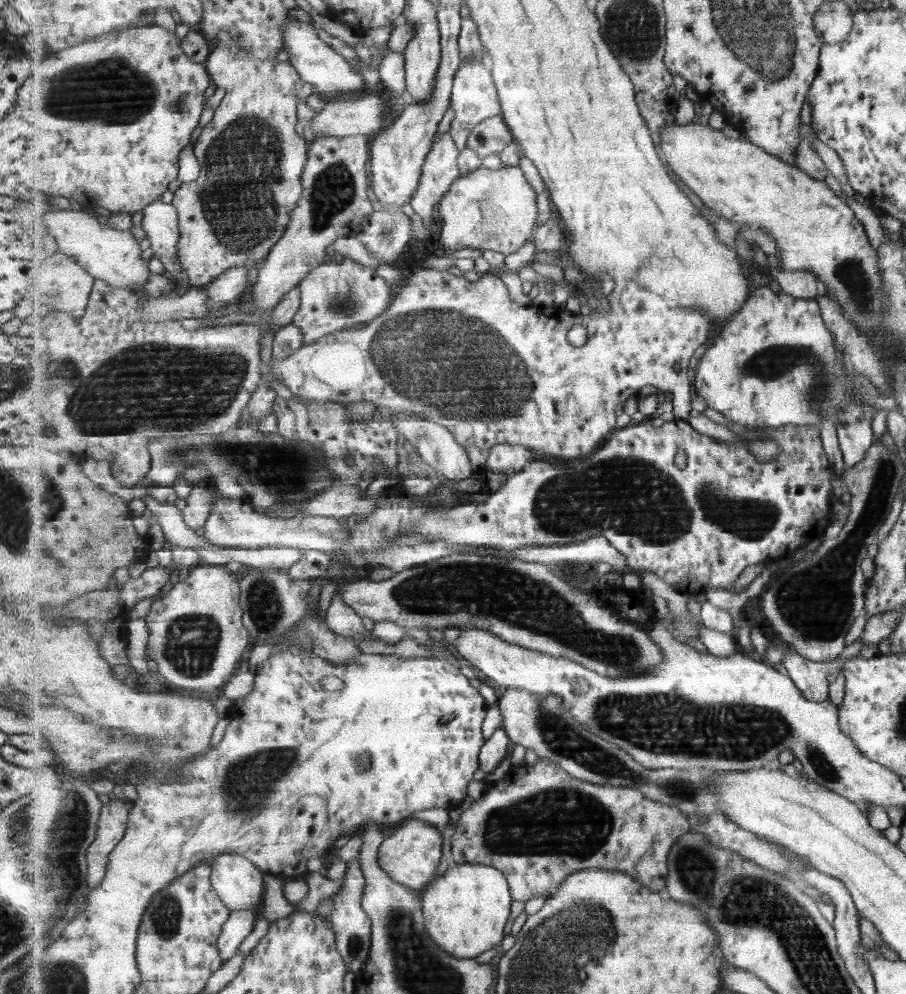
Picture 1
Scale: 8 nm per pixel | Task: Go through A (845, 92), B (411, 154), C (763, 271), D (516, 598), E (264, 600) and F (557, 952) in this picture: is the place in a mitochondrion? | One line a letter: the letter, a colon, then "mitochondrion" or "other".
A: other
B: other
C: other
D: mitochondrion
E: mitochondrion
F: mitochondrion

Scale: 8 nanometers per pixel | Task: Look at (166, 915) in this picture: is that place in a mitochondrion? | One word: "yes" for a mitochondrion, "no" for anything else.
yes

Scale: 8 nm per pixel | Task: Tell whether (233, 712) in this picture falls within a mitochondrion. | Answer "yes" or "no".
no

